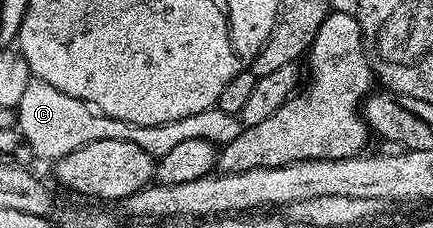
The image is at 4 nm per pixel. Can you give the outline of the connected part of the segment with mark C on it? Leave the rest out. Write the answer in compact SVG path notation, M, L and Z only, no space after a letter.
M33 78L29 86L25 86L25 94L17 109L17 127L29 142L29 146L33 146L35 155L40 161L60 160L65 158L65 154L73 154L73 150L81 150L81 146L89 142L102 140L137 142L141 150L158 158L169 154L169 150L174 150L180 142L185 142L189 138L205 138L216 146L222 146L233 142L233 138L237 138L237 134L241 134L244 130L243 121L238 115L226 113L218 106L201 110L201 114L189 114L189 118L177 118L177 122L165 122L161 126L141 125L131 128L130 122L92 116L90 111L80 107L77 100L69 94L61 94L61 90L49 86L49 82L41 82Z

